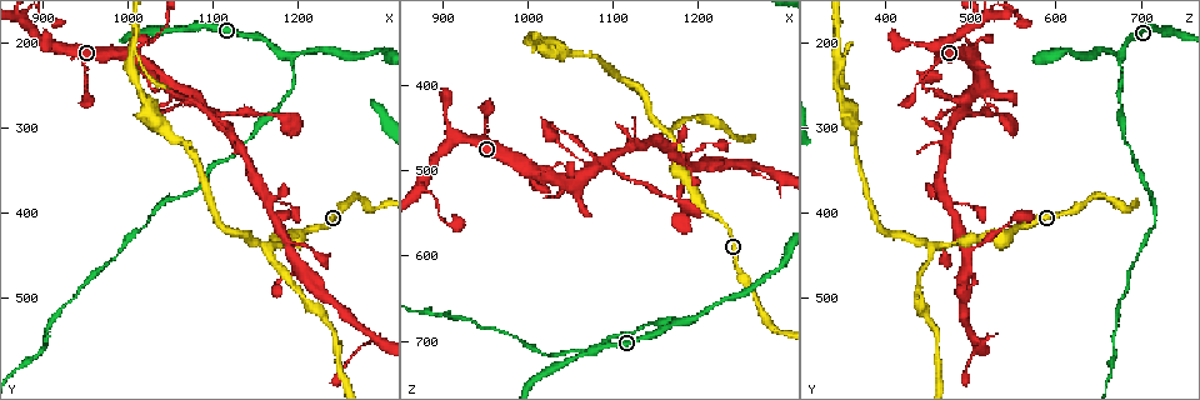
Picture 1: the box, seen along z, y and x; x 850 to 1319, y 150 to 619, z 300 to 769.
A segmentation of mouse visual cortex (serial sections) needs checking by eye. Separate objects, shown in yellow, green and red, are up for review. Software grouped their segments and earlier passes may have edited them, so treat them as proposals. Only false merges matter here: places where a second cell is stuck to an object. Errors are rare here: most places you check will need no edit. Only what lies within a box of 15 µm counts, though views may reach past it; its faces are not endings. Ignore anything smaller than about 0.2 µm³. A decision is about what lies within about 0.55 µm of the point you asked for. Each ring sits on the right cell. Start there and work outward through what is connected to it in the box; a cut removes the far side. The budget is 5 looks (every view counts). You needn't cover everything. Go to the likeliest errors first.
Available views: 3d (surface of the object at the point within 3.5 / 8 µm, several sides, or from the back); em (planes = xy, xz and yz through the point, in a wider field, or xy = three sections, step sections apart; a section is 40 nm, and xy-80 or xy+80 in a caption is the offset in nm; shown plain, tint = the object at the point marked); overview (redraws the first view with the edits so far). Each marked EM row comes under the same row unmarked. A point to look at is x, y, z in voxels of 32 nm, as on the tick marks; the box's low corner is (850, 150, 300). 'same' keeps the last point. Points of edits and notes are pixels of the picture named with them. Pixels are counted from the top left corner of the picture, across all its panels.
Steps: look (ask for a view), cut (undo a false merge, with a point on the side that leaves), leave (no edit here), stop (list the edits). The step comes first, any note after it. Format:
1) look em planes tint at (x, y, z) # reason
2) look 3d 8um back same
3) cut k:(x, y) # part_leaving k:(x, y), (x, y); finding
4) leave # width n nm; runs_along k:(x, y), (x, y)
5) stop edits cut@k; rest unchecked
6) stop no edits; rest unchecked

look 3d 3.5um back at (1190, 215, 675) # branch point

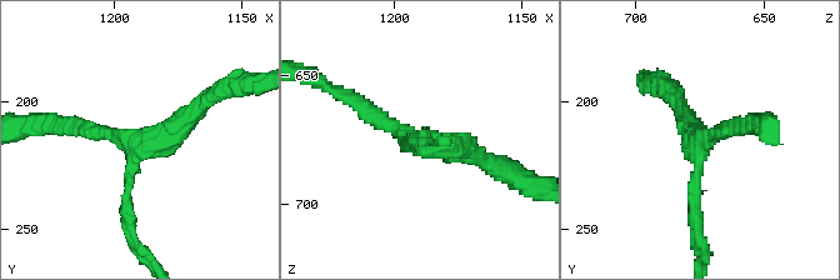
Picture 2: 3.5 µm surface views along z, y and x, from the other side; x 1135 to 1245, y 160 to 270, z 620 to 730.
look em xy step 3 tint at (1191, 217, 675) # arms 3; arm_widths 150, 200, 250 nm; need the tissue

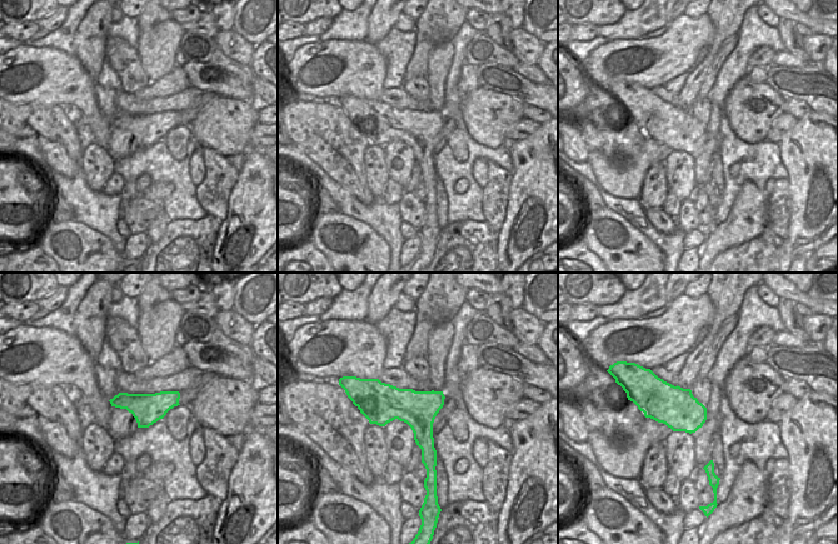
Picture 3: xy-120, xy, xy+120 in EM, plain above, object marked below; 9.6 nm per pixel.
leave # runs_along 2:(205, 101), (136, 144), (129, 225); all the same cell

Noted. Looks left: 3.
look 3d 8um at (1010, 205, 505) # thin arm on a thick one

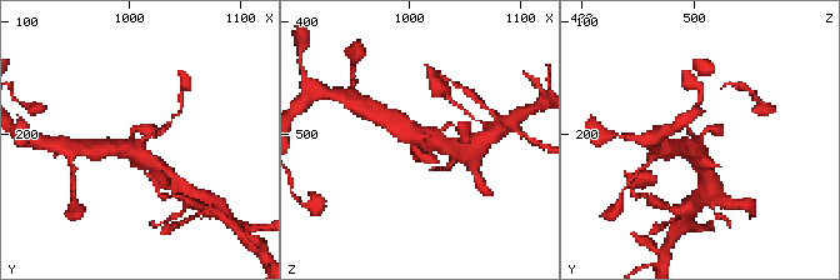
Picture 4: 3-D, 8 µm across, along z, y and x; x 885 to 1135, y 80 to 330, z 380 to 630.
look em xy step 3 tint at (1012, 206, 504) # need the tissue

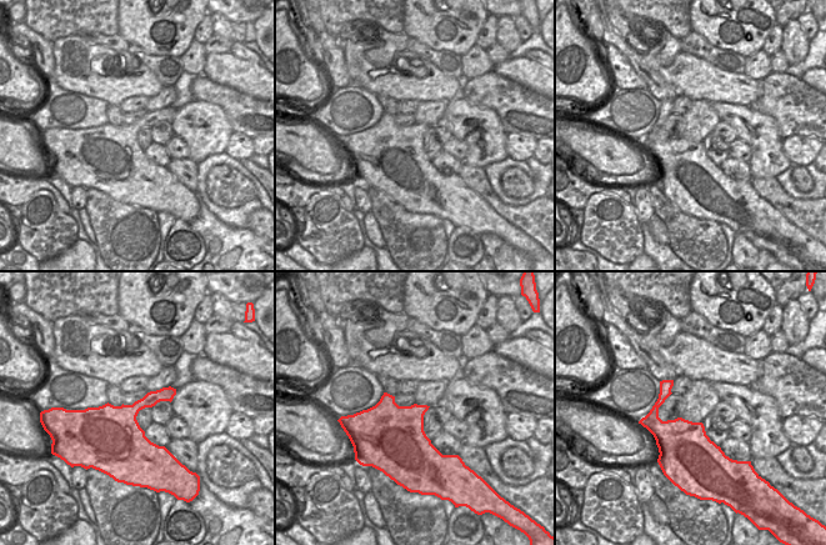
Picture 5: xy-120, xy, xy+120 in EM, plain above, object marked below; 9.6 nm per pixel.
leave # runs_along 4:(383, 119), (428, 143), (443, 146); one cell here

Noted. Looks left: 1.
stop no edits; rest unchecked

